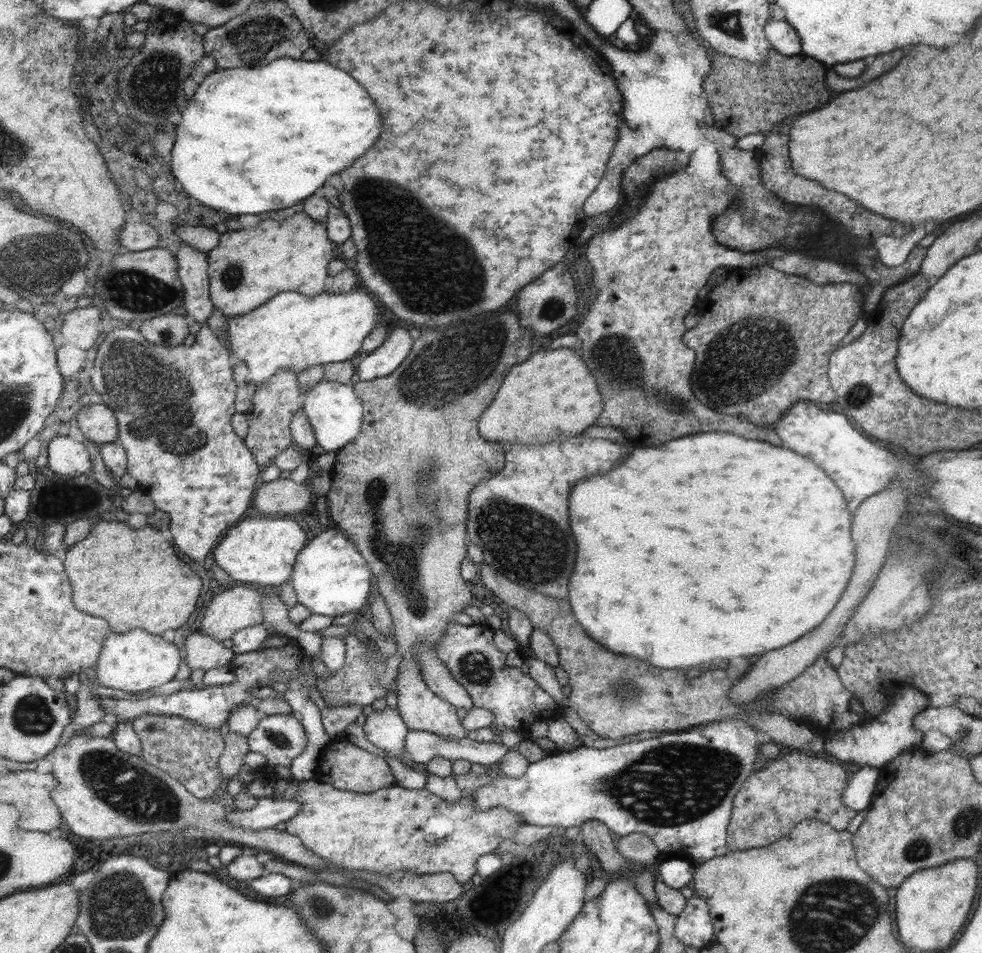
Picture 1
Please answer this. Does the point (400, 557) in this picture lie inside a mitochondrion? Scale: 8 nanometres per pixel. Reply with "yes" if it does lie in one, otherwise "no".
yes

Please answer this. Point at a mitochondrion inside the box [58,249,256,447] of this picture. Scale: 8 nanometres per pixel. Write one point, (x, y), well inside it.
(135, 292)

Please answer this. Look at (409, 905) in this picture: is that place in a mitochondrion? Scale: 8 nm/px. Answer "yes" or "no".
no

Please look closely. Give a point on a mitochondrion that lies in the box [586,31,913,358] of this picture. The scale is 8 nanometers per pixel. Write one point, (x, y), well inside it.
(799, 84)

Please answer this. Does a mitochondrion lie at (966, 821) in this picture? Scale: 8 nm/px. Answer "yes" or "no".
yes

